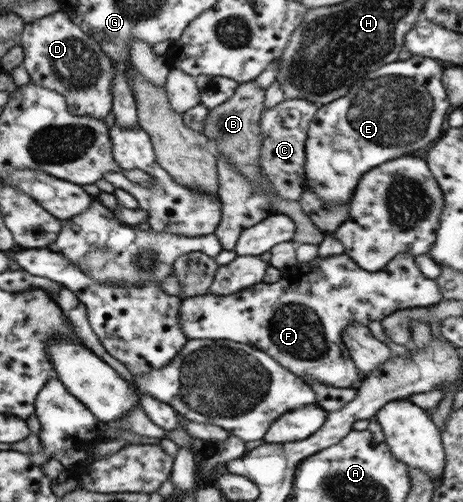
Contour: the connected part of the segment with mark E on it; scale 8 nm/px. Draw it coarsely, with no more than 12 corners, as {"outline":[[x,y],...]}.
{"outline":[[412,55],[318,106],[303,176],[329,204],[442,136],[444,64]]}

